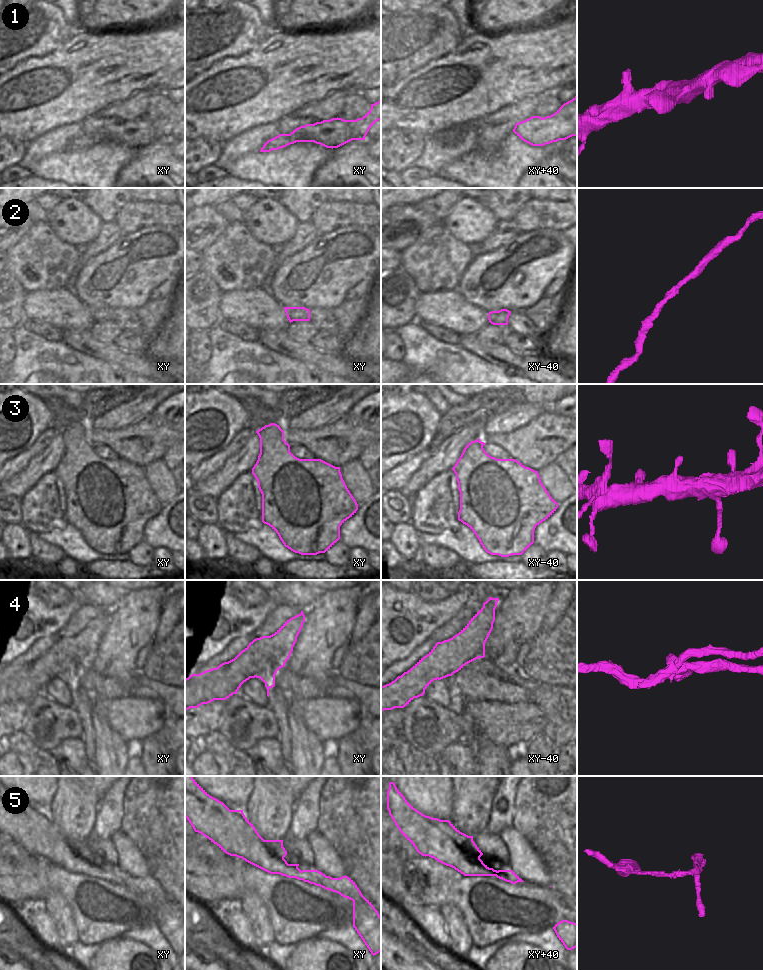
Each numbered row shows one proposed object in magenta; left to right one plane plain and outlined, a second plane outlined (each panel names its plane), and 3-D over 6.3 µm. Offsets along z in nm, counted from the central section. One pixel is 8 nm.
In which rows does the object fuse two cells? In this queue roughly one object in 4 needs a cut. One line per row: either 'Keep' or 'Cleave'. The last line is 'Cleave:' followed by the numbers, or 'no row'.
1: Keep
2: Keep
3: Keep
4: Cleave
5: Keep
Cleave: 4

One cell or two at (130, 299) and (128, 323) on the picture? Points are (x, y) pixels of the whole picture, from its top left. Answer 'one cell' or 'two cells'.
two cells

